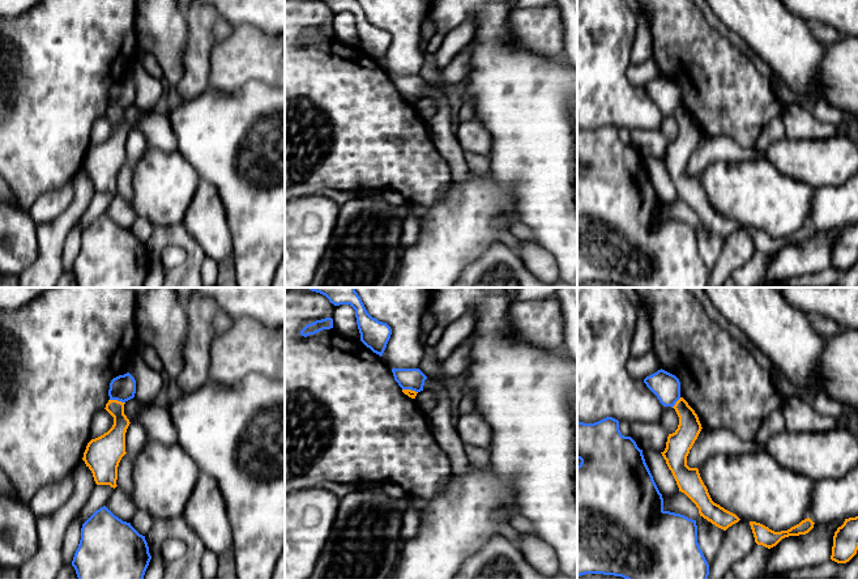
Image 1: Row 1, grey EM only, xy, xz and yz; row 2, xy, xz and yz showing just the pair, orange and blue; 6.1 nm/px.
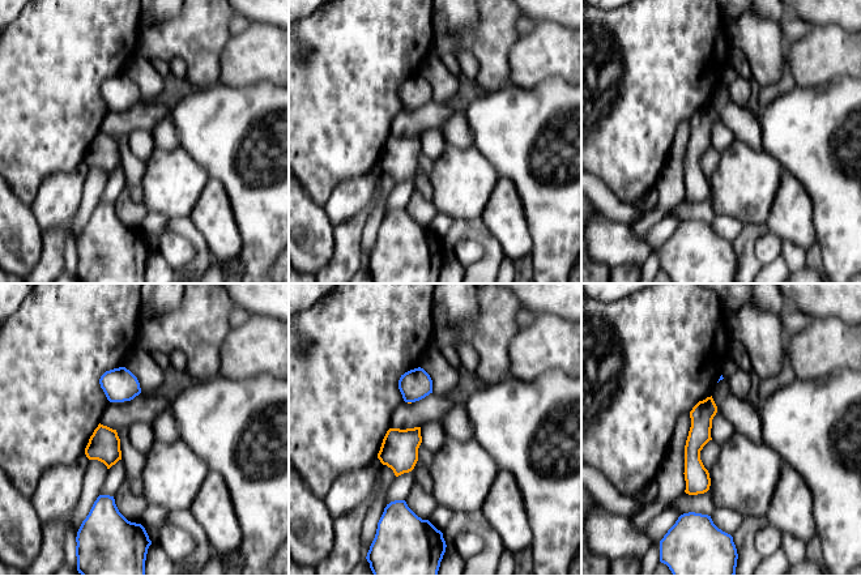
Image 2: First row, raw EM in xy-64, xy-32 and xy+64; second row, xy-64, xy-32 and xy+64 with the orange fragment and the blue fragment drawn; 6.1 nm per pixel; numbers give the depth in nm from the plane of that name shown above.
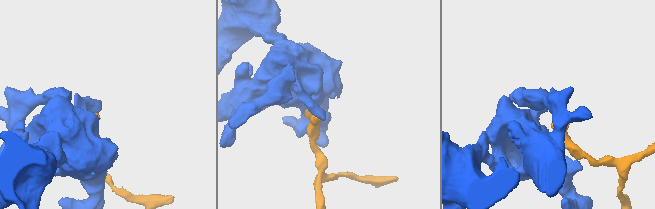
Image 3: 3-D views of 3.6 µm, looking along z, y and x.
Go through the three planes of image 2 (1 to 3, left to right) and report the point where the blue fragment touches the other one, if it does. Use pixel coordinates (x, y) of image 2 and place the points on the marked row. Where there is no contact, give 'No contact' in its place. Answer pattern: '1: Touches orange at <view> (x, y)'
1: No contact
2: Touches orange at xy-32 (409, 402)
3: No contact

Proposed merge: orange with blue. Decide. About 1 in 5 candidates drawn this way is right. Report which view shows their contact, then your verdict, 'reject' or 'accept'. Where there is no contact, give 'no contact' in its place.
meets orange in xy; reject

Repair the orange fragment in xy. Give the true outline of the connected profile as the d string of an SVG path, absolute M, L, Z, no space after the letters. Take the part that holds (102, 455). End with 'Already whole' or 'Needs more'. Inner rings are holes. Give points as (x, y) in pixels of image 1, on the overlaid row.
M108 400L106 410L114 417L112 427L103 435L91 439L84 452L82 460L91 471L97 485L116 488L118 467L125 452L125 433L129 420L124 414L124 404Z. Already whole

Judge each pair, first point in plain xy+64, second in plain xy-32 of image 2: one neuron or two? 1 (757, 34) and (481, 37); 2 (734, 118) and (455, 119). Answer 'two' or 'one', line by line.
1: two
2: one

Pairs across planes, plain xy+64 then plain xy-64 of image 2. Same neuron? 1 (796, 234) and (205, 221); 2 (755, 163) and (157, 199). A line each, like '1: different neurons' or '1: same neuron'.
1: same neuron
2: same neuron

